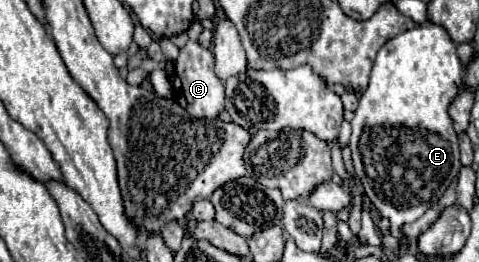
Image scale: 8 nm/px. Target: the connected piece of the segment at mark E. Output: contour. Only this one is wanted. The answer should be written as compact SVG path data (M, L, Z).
M422 23L414 29L400 33L390 39L376 55L368 89L360 97L360 105L352 119L350 151L356 167L356 175L378 213L388 217L394 231L402 225L422 217L448 189L452 179L460 171L458 159L458 137L448 115L450 103L456 99L462 85L462 65L456 55L448 31L442 25Z

